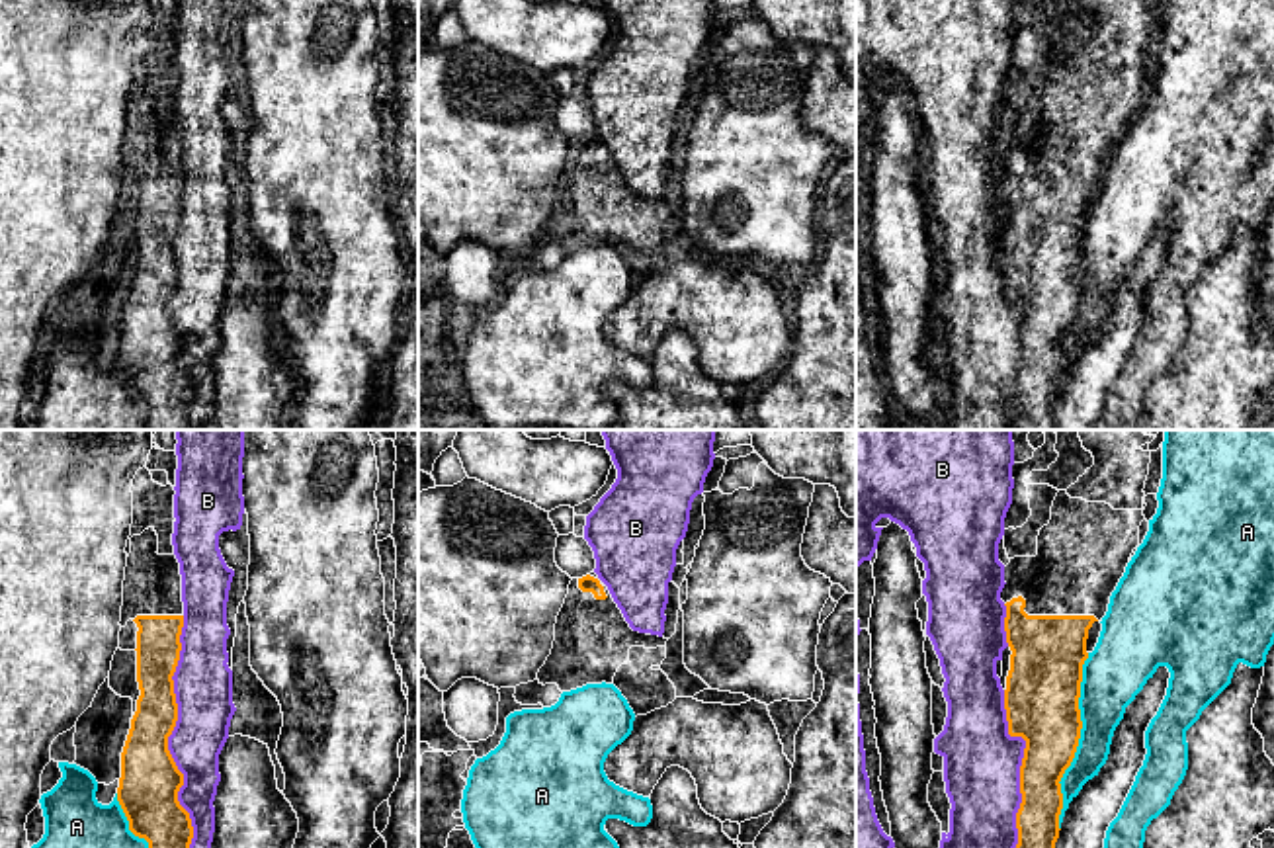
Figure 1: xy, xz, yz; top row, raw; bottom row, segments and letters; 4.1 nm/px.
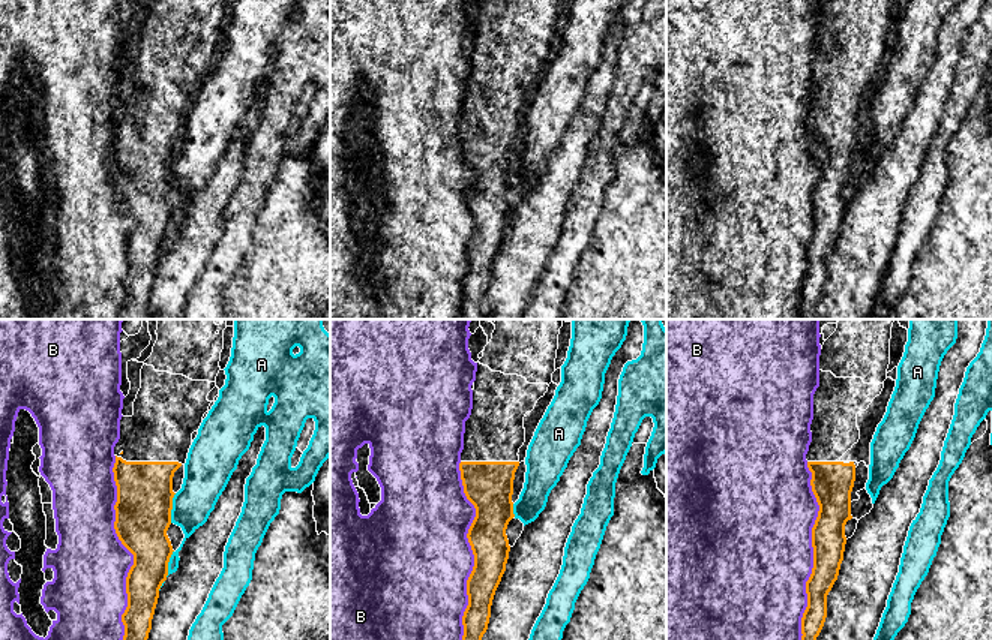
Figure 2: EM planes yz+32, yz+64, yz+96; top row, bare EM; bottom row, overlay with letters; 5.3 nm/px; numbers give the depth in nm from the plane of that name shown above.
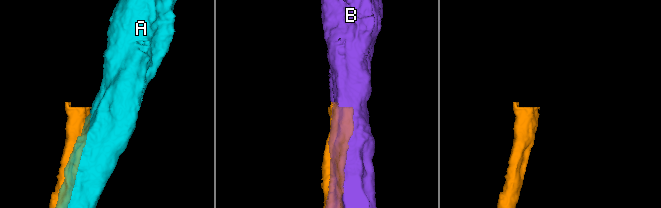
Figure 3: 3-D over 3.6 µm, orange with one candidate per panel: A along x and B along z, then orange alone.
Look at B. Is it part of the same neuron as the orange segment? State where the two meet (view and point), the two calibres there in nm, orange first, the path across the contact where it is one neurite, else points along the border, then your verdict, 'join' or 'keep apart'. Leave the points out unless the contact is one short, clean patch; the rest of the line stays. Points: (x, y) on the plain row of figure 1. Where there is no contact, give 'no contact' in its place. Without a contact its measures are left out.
meets orange in xy at (167, 303); 240 nm thick on the orange side, 240 nm on the other; keep apart

